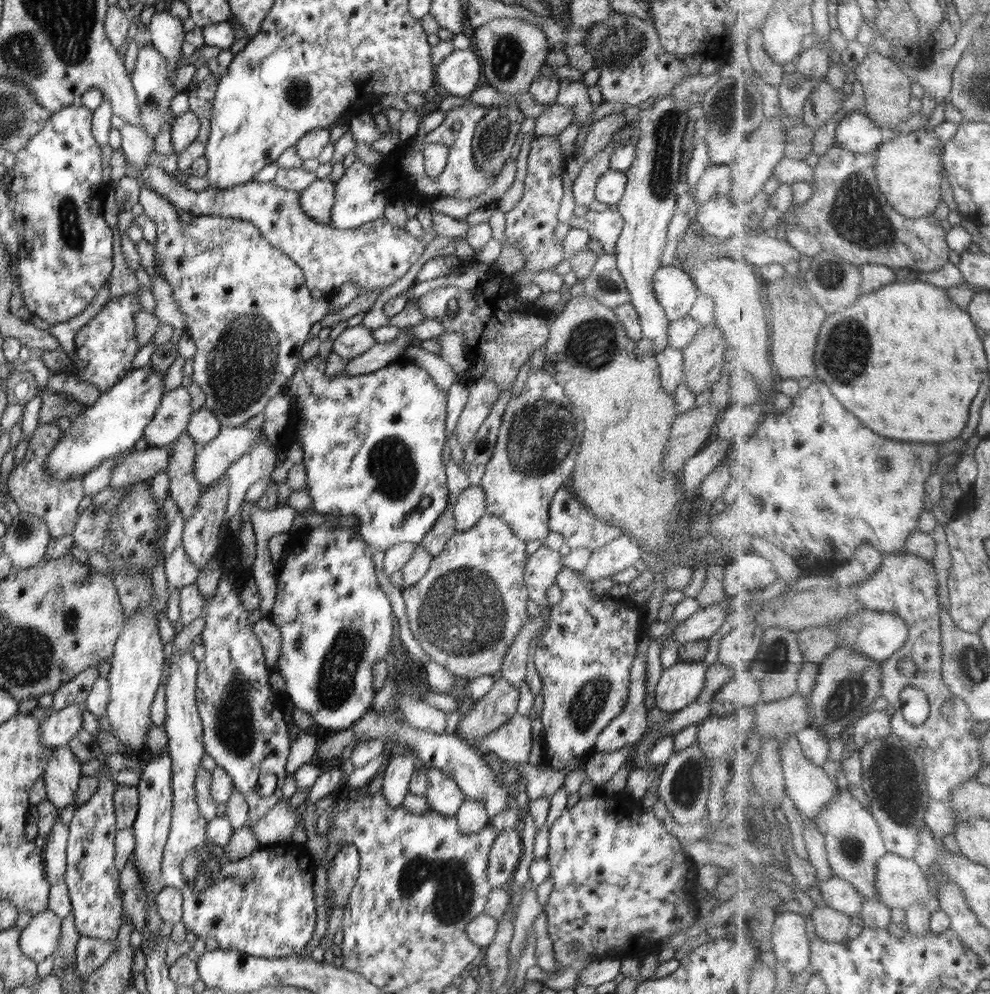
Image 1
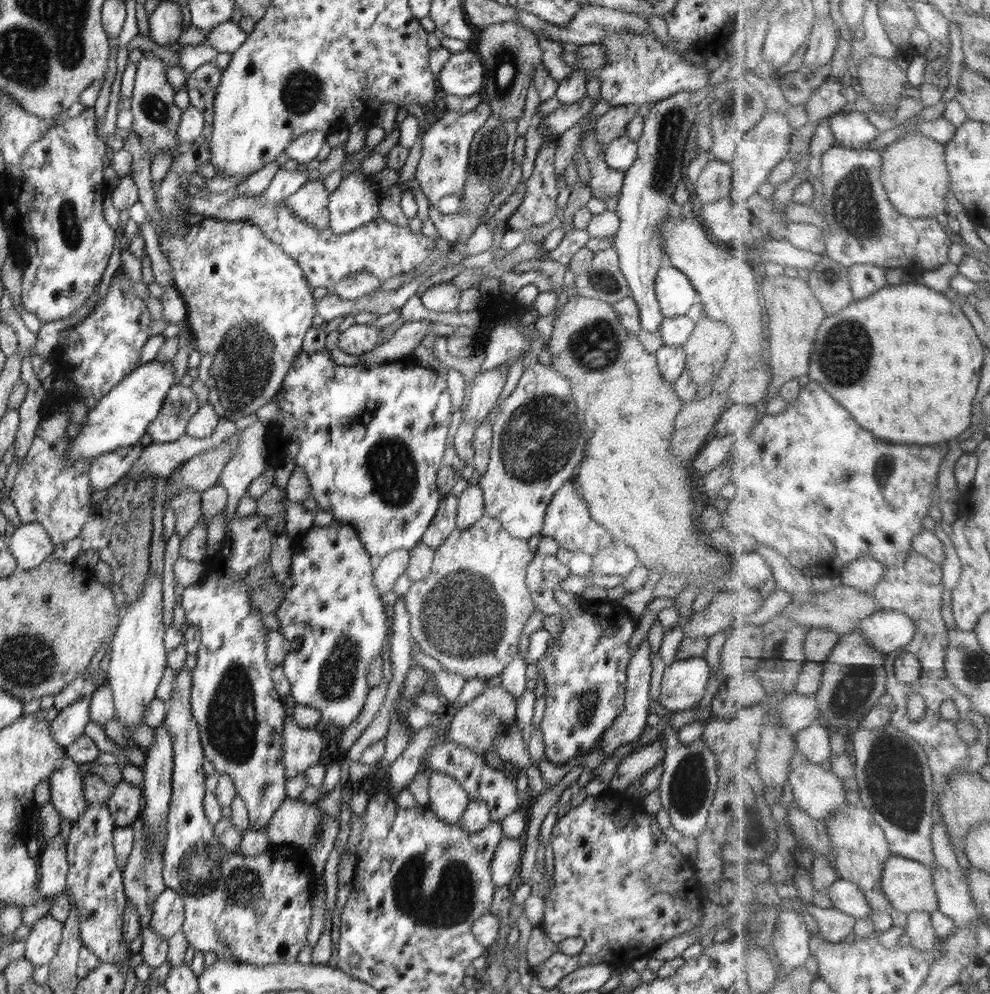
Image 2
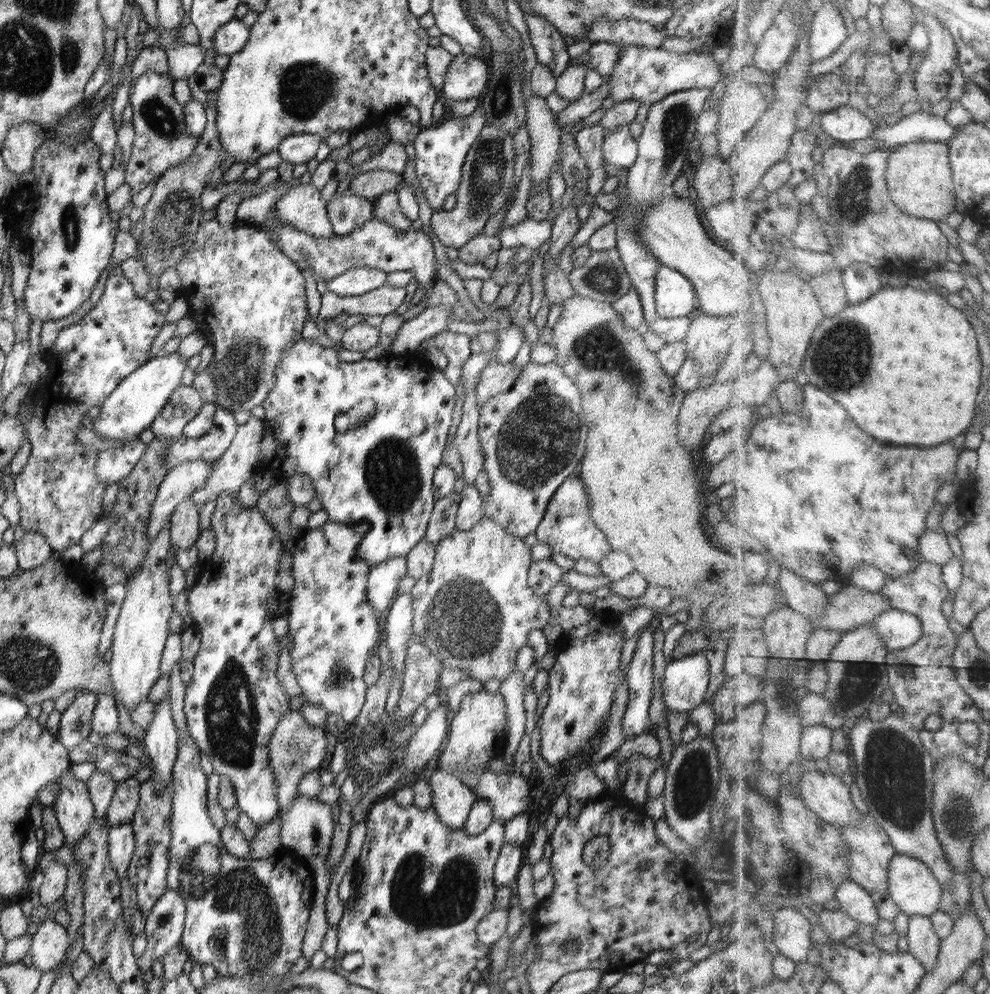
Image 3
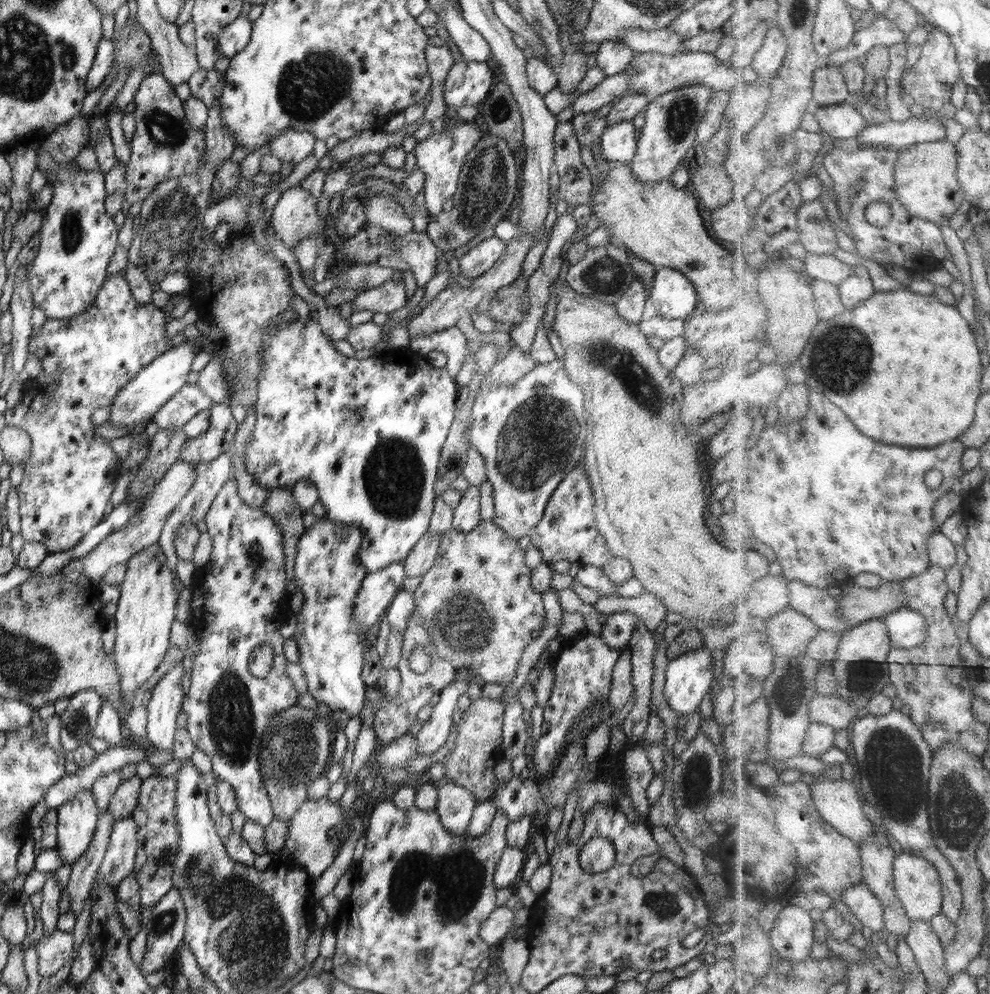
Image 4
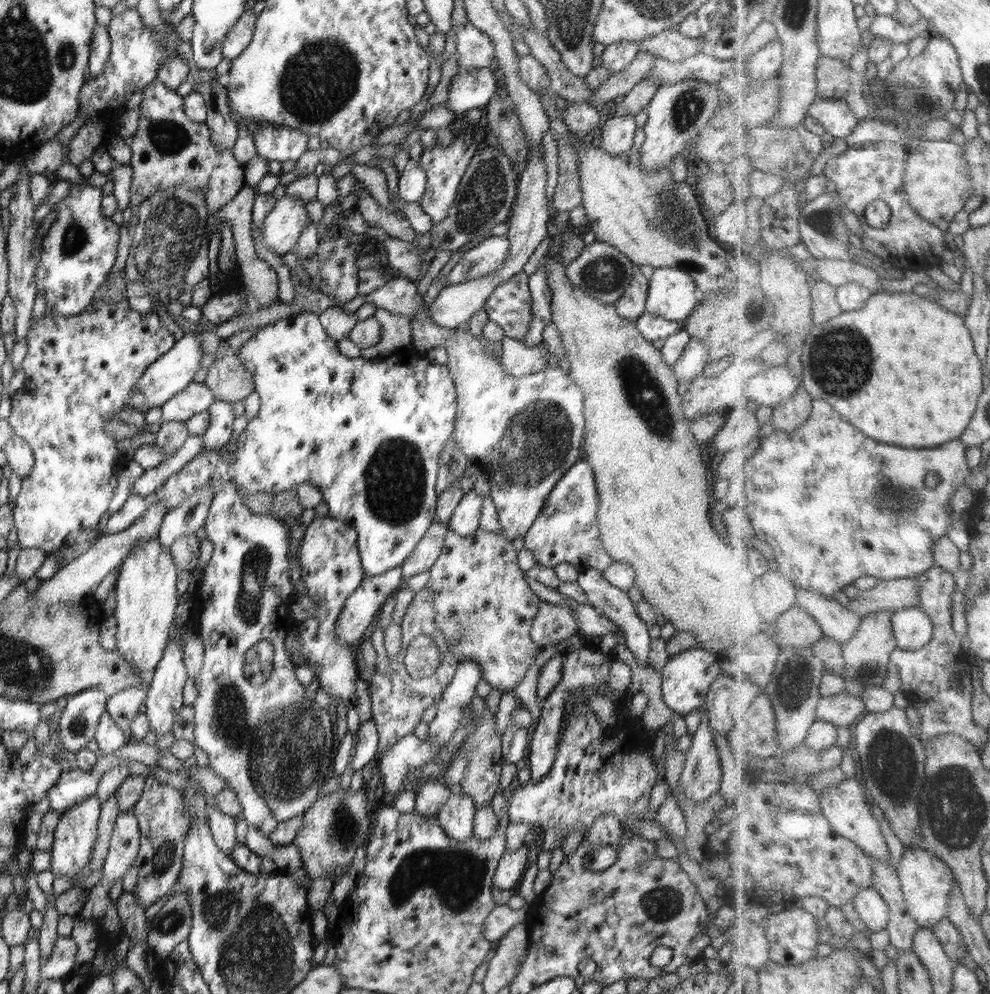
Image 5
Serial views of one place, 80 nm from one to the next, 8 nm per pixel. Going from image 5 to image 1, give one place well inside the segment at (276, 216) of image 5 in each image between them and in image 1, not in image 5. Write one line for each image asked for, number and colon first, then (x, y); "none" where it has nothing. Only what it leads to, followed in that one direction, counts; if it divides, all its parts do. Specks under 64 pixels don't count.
1: (316, 201)
2: (310, 203)
3: (302, 208)
4: (295, 216)

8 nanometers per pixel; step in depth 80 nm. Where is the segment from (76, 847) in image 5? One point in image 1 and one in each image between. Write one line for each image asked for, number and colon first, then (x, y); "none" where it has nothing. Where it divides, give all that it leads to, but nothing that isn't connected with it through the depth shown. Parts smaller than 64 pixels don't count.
1: (62, 774)
2: (66, 782)
3: (74, 810)
4: (77, 819)

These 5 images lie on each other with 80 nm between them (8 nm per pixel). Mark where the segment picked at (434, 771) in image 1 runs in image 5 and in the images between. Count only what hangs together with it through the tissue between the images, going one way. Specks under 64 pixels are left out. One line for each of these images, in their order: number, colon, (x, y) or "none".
2: (448, 800)
3: (452, 800)
4: (455, 806)
5: (456, 817)

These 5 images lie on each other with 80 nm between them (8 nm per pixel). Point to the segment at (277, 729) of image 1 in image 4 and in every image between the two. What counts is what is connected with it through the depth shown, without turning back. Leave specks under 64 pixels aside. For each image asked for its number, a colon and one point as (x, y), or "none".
2: (241, 716)
3: (233, 703)
4: (239, 598)

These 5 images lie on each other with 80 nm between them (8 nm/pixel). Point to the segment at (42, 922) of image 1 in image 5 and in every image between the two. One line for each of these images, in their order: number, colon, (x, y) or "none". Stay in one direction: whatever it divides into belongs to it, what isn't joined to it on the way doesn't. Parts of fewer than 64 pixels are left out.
2: (41, 945)
3: (51, 941)
4: (54, 950)
5: (61, 964)

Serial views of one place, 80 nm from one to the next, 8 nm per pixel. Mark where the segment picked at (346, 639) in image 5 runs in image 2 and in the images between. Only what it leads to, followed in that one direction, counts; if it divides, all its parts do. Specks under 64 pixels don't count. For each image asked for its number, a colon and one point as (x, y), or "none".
2: (392, 566)
3: (383, 580)
4: (378, 589)

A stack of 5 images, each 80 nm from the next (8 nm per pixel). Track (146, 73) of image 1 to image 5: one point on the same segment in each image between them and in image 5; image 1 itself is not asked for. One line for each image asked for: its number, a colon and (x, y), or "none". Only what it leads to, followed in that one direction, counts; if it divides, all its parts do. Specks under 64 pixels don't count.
2: (156, 118)
3: (162, 141)
4: (164, 146)
5: (168, 150)

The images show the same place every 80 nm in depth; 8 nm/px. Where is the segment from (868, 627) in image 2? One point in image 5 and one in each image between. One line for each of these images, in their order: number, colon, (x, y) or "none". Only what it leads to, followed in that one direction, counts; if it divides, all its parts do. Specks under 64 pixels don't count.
3: (901, 629)
4: (909, 629)
5: (914, 628)

